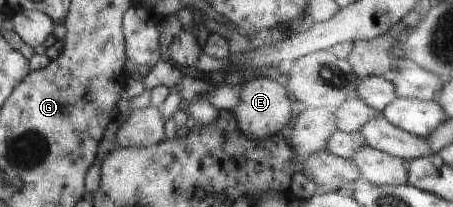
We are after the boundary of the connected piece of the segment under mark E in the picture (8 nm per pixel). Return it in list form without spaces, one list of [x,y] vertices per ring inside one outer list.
[[[263,74],[246,79],[244,84],[239,84],[239,87],[241,91],[239,91],[239,101],[235,107],[234,117],[245,135],[254,140],[261,140],[261,137],[273,135],[285,123],[289,123],[291,119],[289,99],[277,81]]]

